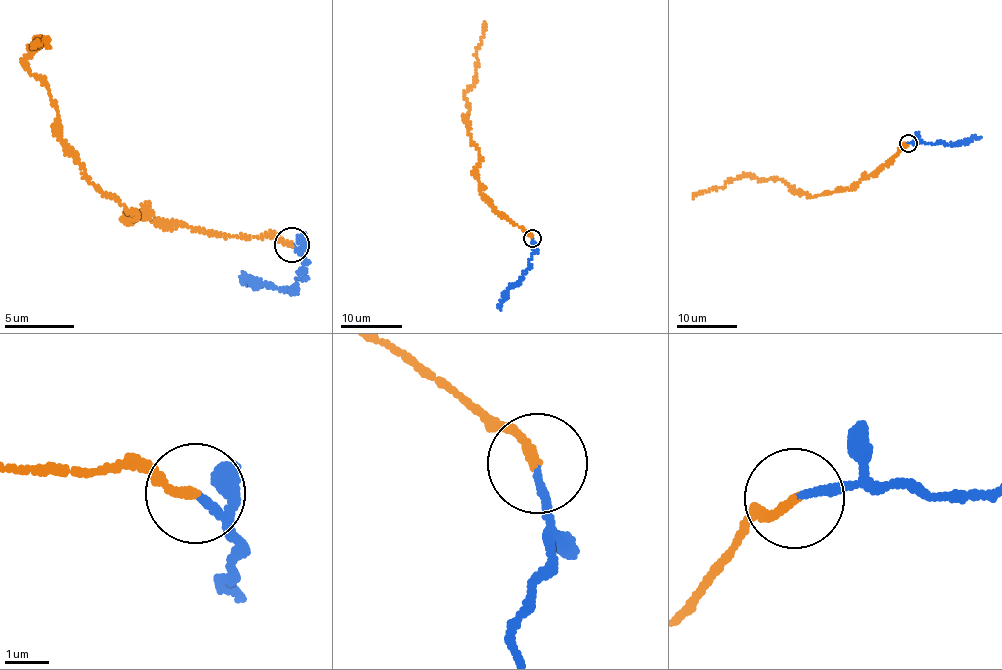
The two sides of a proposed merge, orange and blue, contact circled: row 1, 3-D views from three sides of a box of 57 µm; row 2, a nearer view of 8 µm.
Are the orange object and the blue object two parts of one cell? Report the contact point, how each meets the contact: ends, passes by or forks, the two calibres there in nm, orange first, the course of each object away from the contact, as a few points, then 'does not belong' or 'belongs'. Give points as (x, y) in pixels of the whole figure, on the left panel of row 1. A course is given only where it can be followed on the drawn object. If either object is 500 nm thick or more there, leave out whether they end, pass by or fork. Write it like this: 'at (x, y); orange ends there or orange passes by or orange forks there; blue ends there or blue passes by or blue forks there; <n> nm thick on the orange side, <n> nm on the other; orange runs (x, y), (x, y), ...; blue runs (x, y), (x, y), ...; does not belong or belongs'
at (291, 244); orange ends there; blue ends there; 200 nm thick on the orange side, 160 nm on the other; orange runs (292, 244), (140, 212), (129, 221), (135, 214), (86, 178), (48, 89), (23, 65), (39, 38), (49, 46); blue runs (292, 244), (305, 258), (301, 269), (305, 278), (294, 291), (260, 285), (243, 276), (247, 282); does not belong

